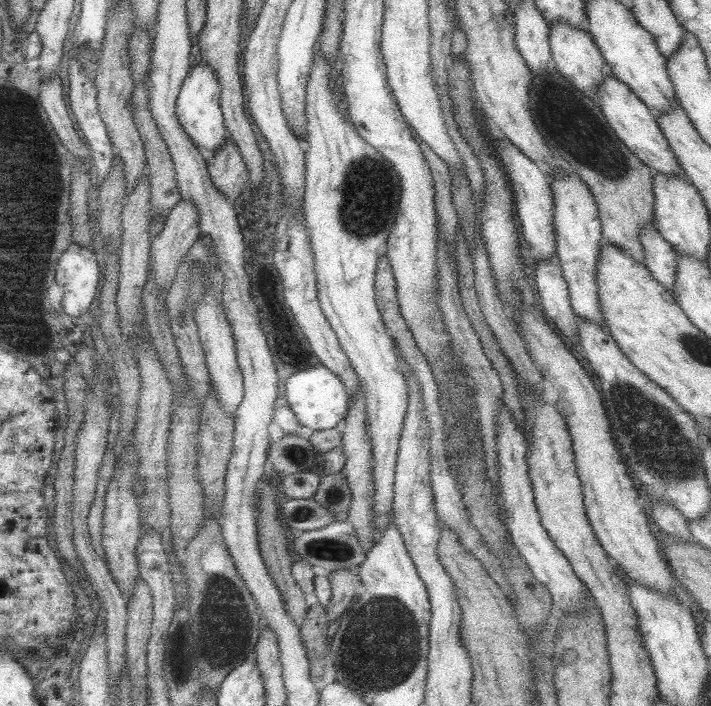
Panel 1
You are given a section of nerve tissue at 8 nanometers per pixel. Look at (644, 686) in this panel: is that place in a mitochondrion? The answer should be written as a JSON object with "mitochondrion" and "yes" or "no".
{"mitochondrion":"no"}

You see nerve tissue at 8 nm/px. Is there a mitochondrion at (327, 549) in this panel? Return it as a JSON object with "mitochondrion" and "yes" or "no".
{"mitochondrion":"yes"}

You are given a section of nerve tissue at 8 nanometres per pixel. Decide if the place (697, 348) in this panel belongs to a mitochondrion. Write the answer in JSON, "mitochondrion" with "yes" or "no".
{"mitochondrion":"yes"}

